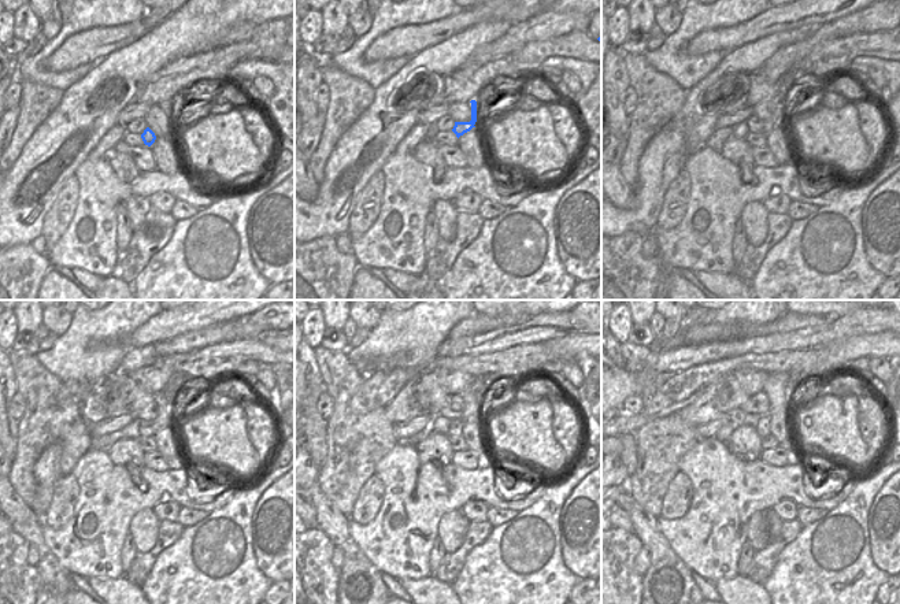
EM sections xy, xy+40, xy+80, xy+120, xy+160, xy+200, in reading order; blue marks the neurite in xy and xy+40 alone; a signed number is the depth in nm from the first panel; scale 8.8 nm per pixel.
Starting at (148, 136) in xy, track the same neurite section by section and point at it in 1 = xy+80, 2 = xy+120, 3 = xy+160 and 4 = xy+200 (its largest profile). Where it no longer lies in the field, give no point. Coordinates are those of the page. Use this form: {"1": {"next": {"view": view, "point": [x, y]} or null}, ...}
{"1": {"next": {"view": "xy+80", "point": [780, 107]}}, "2": {"next": {"view": "xy+120", "point": [166, 399]}}, "3": {"next": {"view": "xy+160", "point": [476, 393]}}, "4": {"next": {"view": "xy+200", "point": [780, 388]}}}

